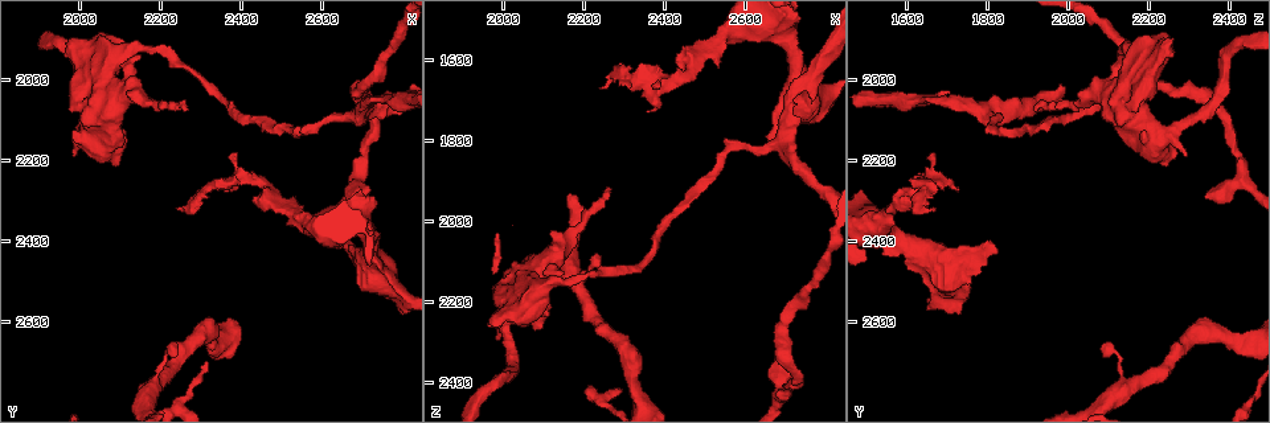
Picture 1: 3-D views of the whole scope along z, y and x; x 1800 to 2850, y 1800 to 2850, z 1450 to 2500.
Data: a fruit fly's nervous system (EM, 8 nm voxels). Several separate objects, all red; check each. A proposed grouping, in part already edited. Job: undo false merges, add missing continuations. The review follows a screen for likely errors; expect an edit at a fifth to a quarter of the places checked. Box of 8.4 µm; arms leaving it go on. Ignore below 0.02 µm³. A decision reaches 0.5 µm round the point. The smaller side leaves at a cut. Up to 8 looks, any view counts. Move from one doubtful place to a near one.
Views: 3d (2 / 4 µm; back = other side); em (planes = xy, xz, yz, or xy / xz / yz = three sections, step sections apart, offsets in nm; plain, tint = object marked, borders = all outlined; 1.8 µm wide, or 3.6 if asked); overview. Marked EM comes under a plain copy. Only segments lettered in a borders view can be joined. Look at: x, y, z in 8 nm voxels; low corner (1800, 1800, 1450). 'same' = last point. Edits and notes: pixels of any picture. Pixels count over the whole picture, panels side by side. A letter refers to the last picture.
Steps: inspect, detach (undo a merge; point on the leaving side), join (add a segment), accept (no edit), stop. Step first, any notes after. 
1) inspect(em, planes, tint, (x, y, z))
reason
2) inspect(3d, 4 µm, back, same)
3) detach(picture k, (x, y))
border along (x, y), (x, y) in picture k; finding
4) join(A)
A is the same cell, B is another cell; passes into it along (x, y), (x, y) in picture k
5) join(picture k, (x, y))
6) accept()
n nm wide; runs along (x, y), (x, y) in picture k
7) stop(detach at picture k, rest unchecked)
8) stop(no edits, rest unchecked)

inspect(em, planes, borders, (2235, 2690, 2095))
tapers out

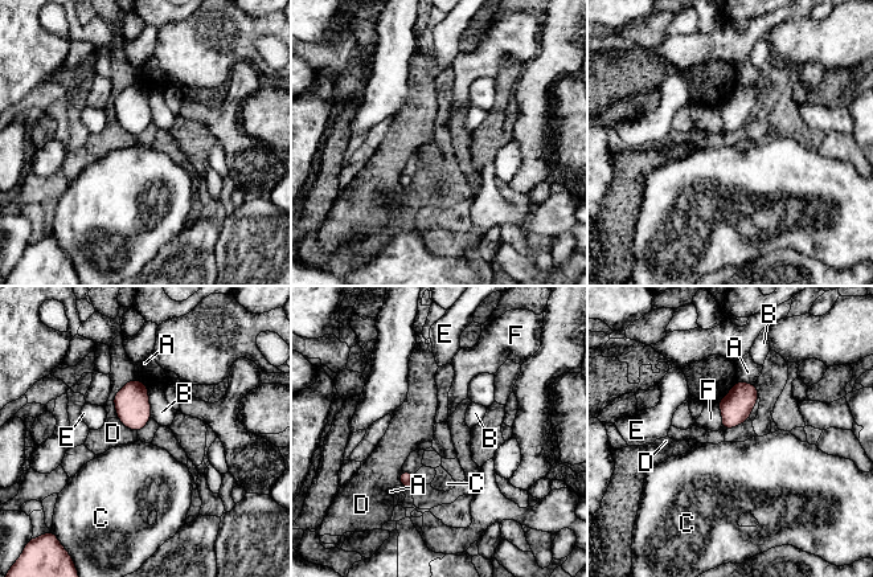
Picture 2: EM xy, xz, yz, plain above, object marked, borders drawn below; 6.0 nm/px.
accept()
A, B, C, D, E and F are other cells; border along (134, 379), (114, 409), (136, 433) in picture 2; no lettered segment goes on from it

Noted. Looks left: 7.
inspect(3d, 2 µm, (2670, 2425, 1830))
an open end

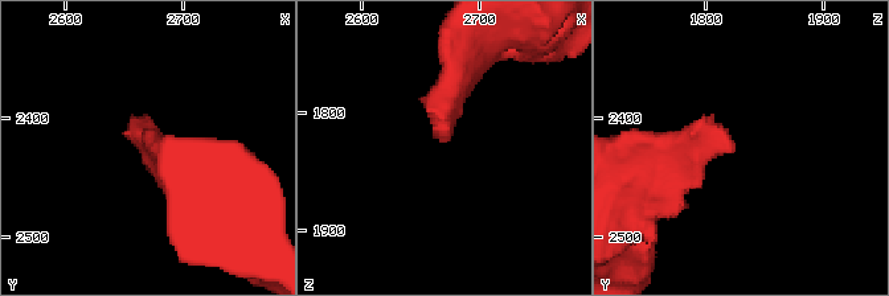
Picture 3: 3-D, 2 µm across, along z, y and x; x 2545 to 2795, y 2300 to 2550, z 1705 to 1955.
inspect(em, planes, borders, (2674, 2422, 1826))
now the EM

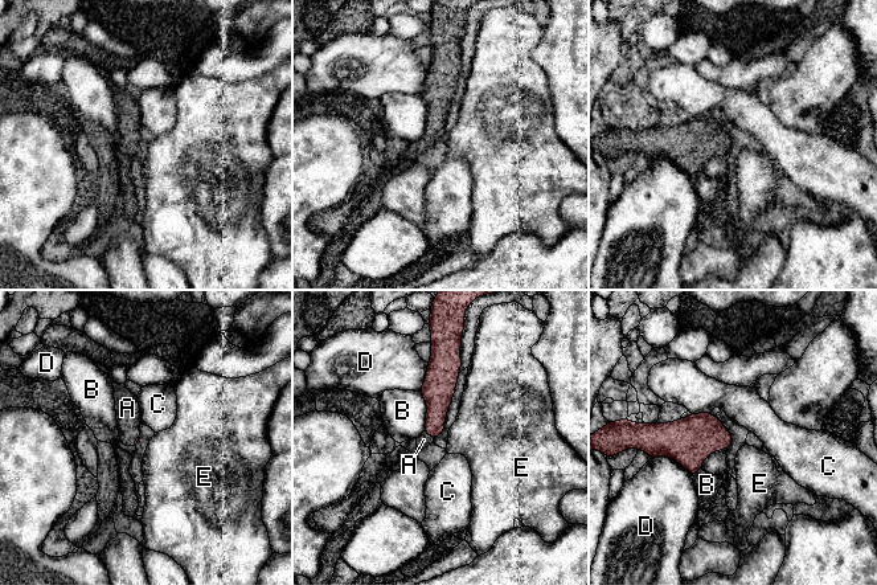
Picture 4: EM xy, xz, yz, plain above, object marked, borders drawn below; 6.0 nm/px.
join(A)
A is the same cell, B, C, D and E are other cells; passes into it along (438, 393), (429, 433), (423, 440) in picture 4; the neuron continues

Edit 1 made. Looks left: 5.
inspect(em, 3.6 µm, planes, tint, (2745, 2045, 1675))
a narrow waist

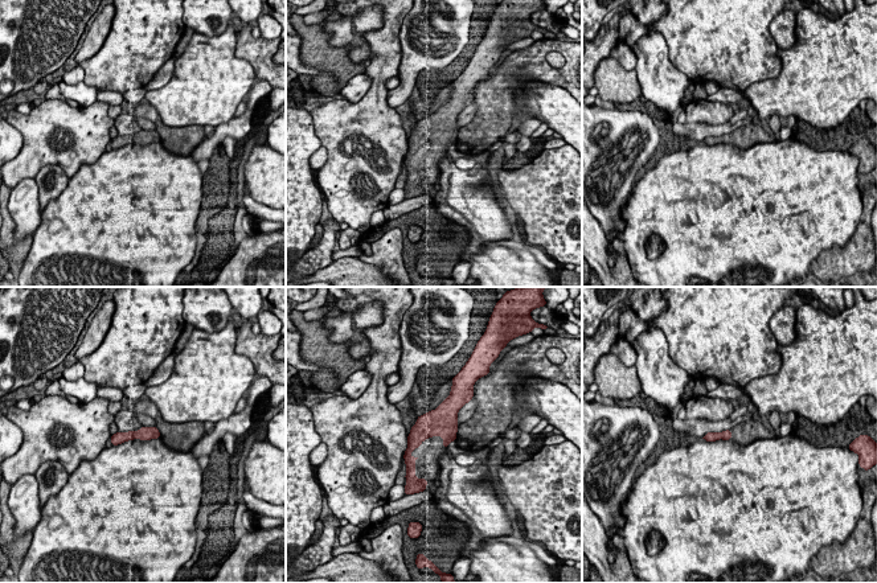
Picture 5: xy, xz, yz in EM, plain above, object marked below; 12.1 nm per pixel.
inspect(em, 3.6 µm, planes, borders, same)

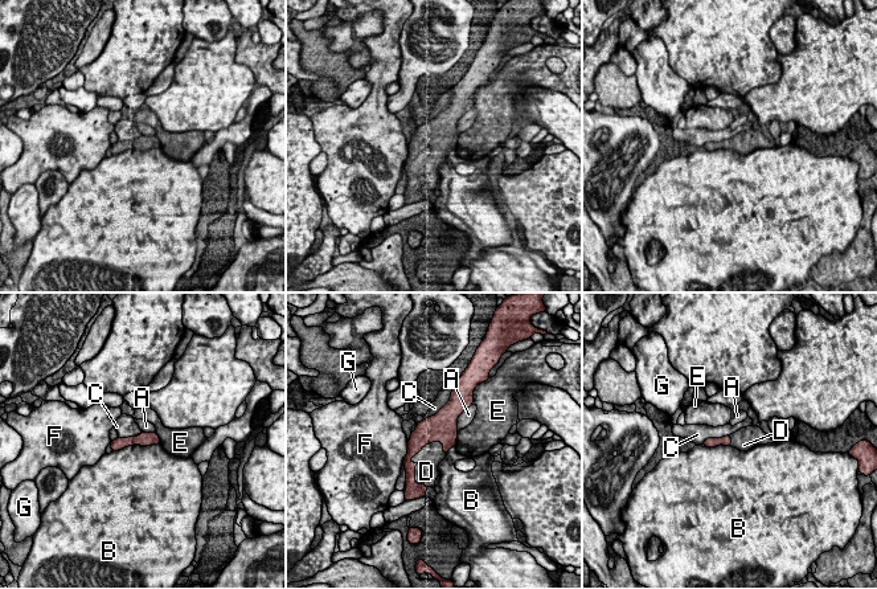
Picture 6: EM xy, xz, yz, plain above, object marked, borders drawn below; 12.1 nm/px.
join(D)
D touches over 600 nm; D is the same cell, A, B, C, E, F and G are other cells; it goes on there

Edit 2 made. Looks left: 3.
stop(join at picture 4, join at picture 6, rest unchecked)

